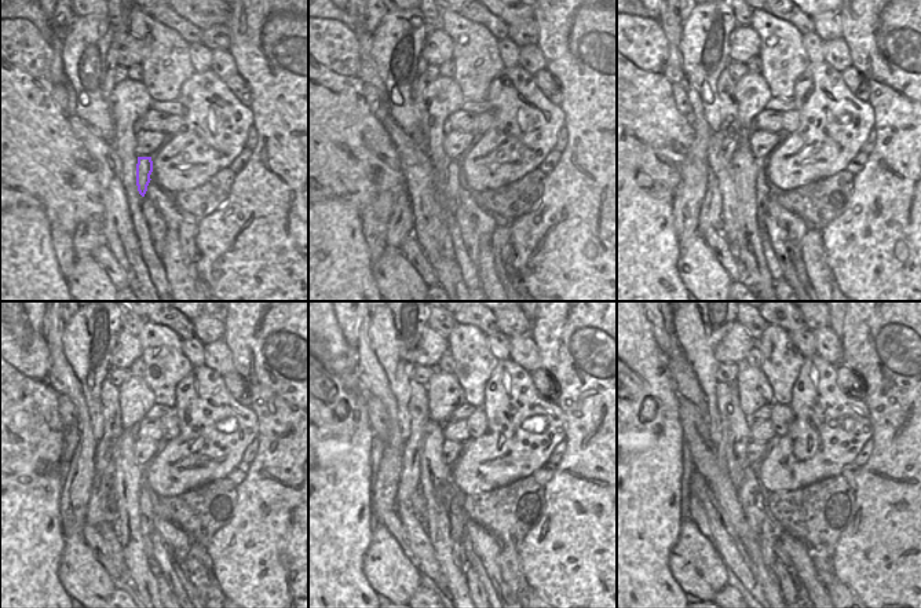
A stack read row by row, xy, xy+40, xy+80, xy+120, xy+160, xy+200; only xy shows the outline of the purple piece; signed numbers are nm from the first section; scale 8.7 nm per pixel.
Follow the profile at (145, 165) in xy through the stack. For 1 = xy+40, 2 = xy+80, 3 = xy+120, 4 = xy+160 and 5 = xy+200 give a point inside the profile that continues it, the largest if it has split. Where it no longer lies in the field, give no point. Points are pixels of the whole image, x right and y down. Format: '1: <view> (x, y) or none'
1: xy+40 (453, 186)
2: xy+80 (763, 193)
3: xy+120 (146, 512)
4: xy+160 (457, 515)
5: xy+200 (771, 530)

